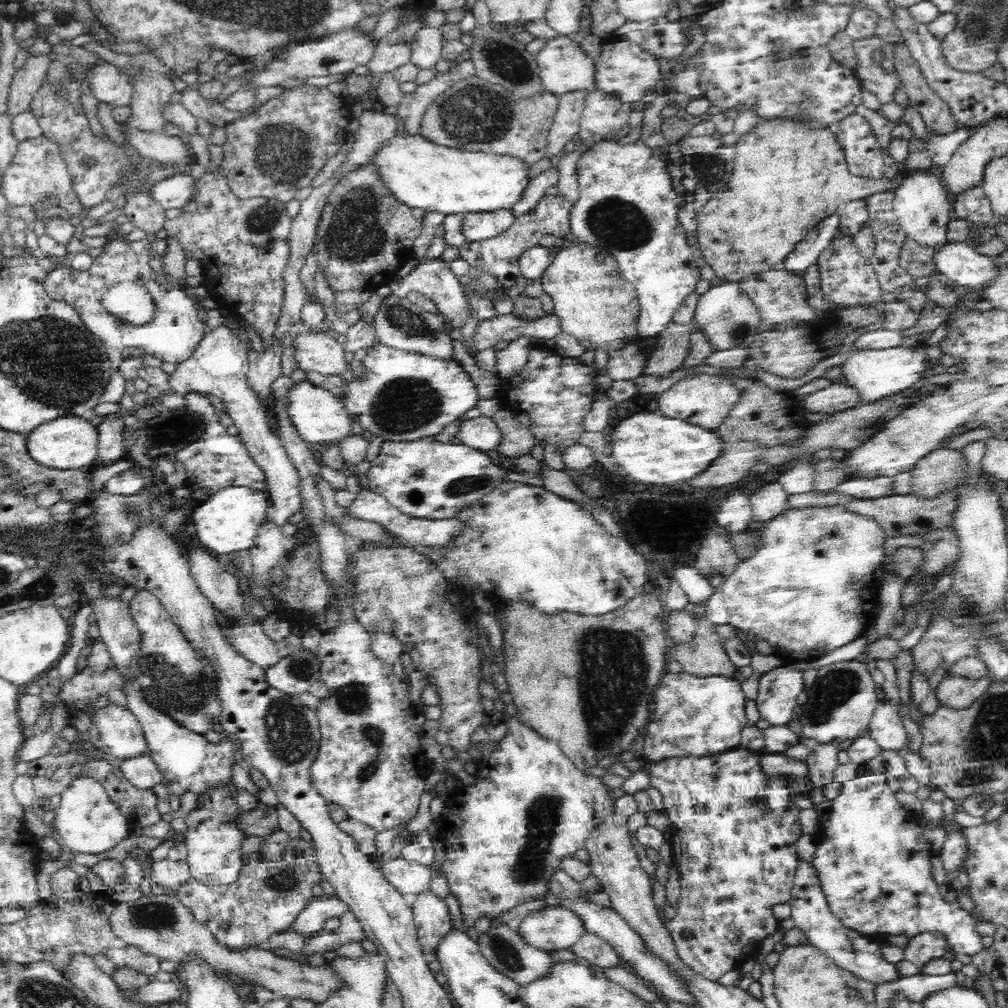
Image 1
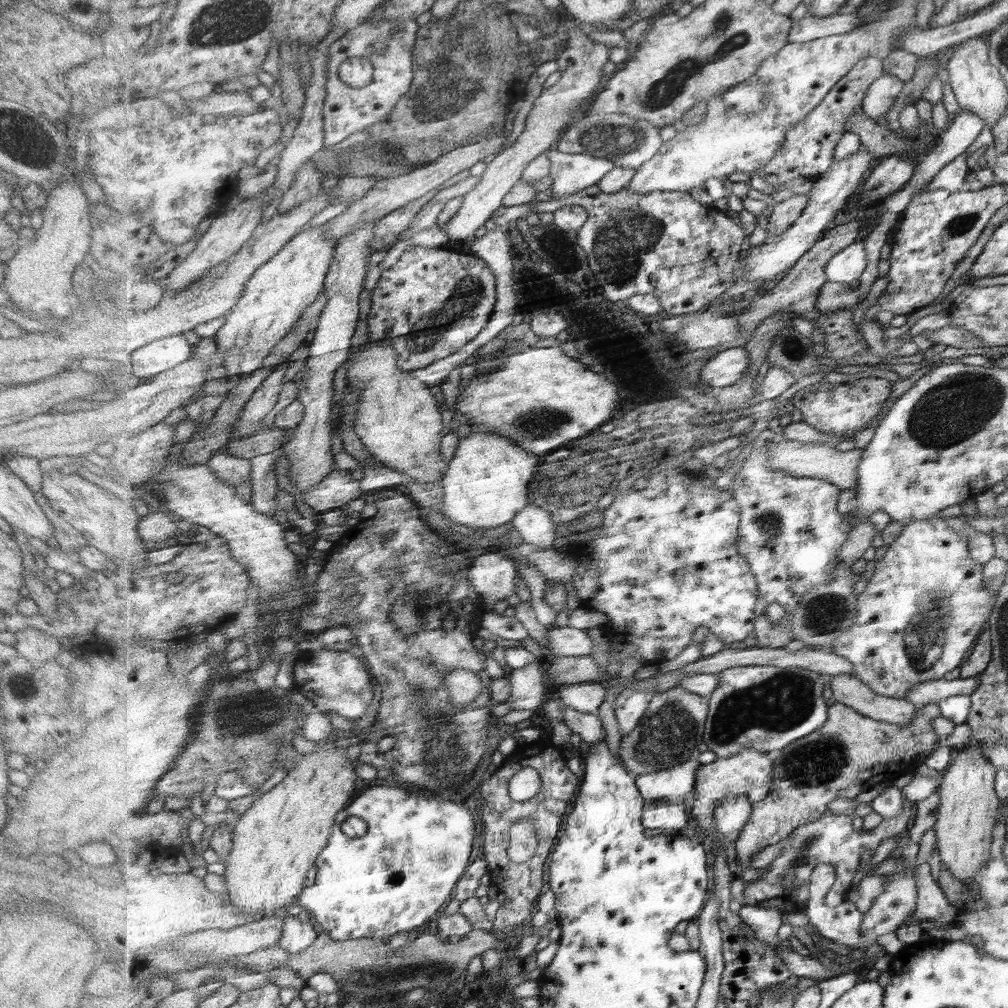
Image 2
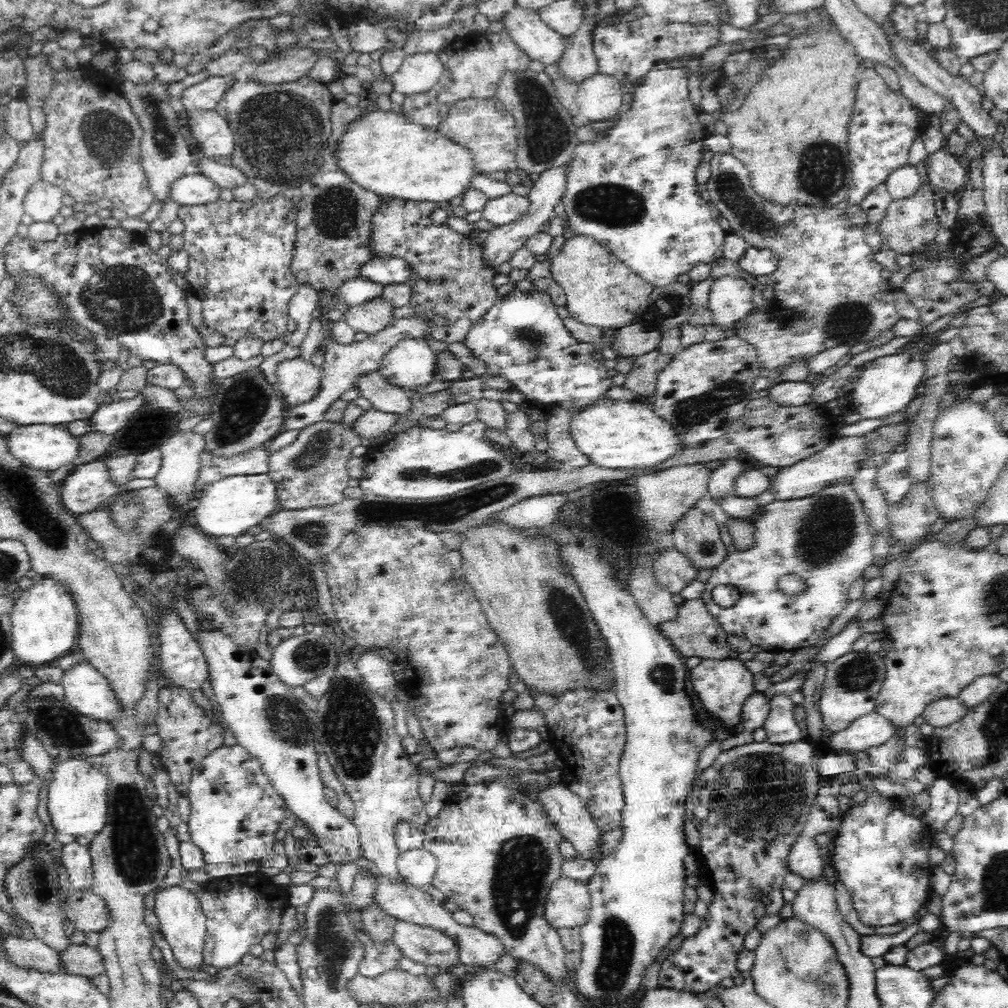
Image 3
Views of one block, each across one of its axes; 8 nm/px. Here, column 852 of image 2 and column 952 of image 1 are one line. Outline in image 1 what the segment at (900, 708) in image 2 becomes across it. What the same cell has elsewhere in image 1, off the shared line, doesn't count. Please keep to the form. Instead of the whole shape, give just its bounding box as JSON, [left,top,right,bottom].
[937,672,996,709]

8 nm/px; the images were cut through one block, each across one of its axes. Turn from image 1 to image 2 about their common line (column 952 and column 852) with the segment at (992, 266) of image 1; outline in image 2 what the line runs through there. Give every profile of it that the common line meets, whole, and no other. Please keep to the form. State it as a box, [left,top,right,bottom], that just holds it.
[827,241,867,285]

